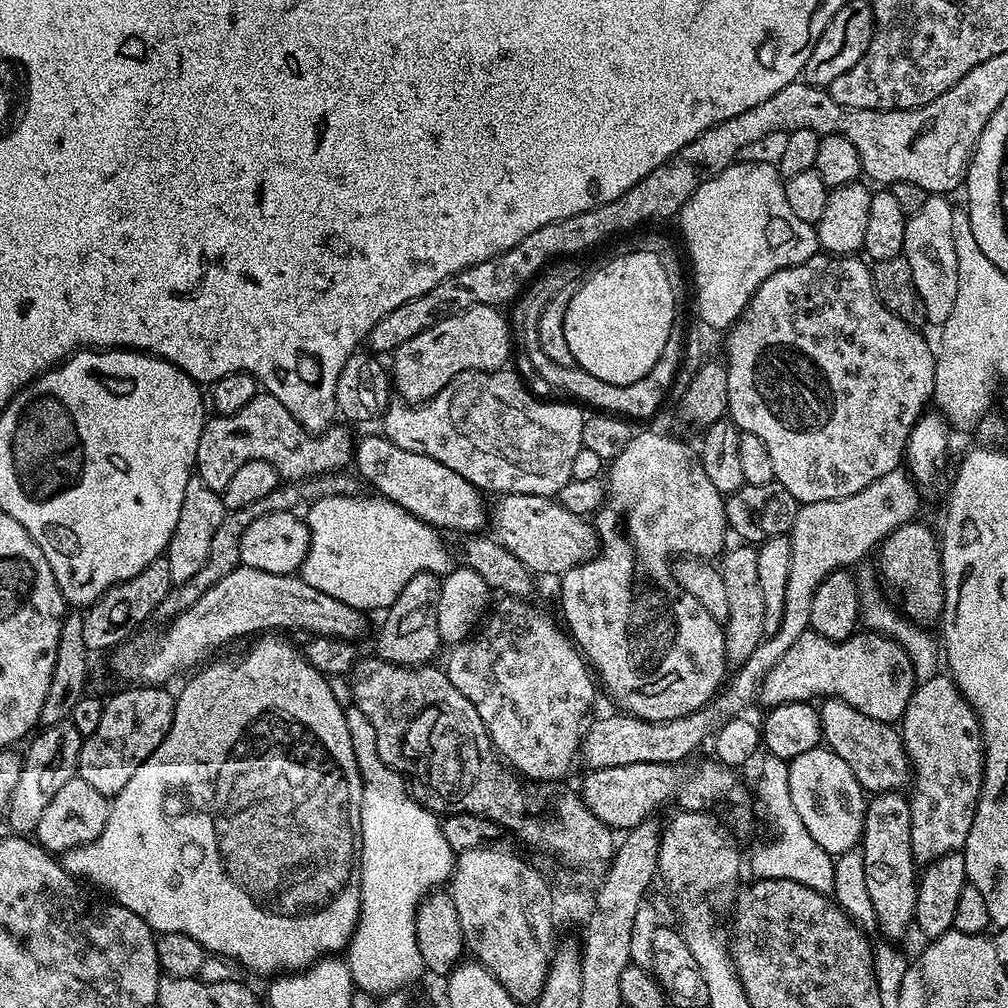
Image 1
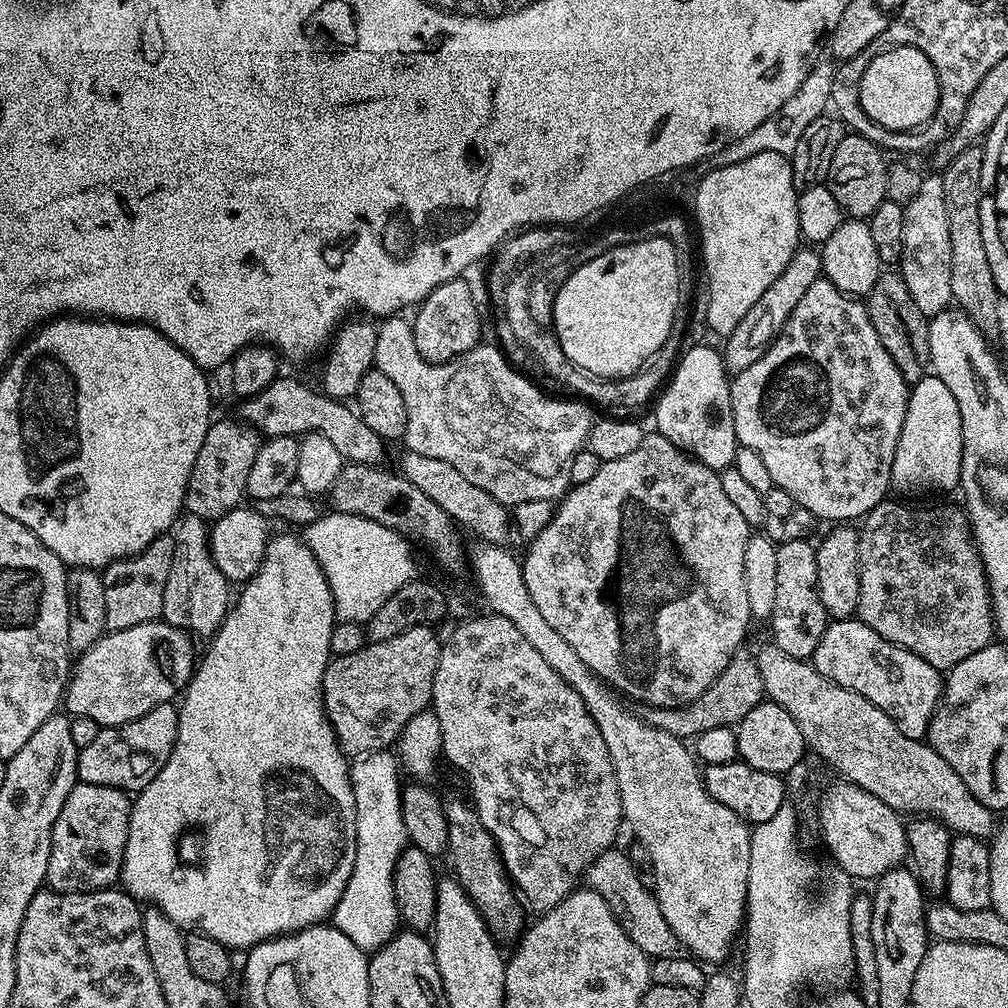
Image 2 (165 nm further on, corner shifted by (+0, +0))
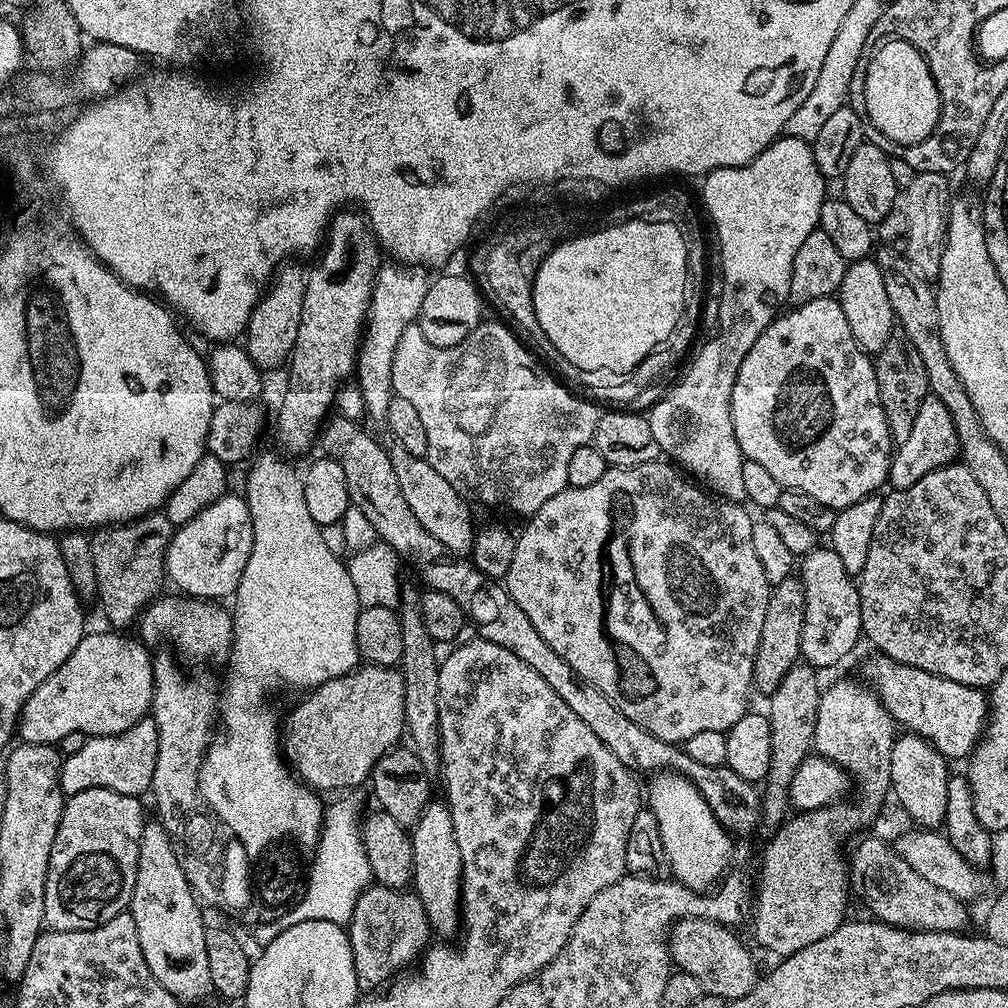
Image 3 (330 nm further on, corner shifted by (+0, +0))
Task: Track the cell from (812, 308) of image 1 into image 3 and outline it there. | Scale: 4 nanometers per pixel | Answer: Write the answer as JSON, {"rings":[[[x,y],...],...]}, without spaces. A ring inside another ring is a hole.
{"rings":[[[830,296],[814,298],[814,302],[795,305],[791,310],[793,312],[785,311],[777,316],[758,338],[758,342],[750,346],[750,354],[742,358],[742,366],[738,370],[738,378],[734,382],[732,391],[734,434],[738,438],[738,446],[745,457],[760,463],[779,482],[781,489],[810,494],[810,498],[818,498],[818,502],[839,510],[862,498],[879,493],[881,491],[879,488],[888,484],[888,466],[894,455],[894,443],[888,435],[886,416],[883,414],[882,403],[879,401],[873,357],[863,352],[854,334],[850,334],[850,322],[846,322],[846,314],[842,314],[839,299]]]}

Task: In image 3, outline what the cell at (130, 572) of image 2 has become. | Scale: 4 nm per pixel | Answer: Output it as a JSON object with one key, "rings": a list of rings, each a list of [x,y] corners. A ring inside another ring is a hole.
{"rings":[[[162,510],[151,512],[149,516],[140,516],[136,520],[130,520],[126,524],[110,524],[103,528],[97,528],[91,533],[90,539],[94,550],[94,574],[98,578],[98,605],[104,611],[104,616],[109,620],[111,627],[116,630],[128,630],[139,621],[143,611],[161,595],[160,587],[166,584],[164,571],[164,559],[166,550],[172,541],[174,526],[170,518]]]}

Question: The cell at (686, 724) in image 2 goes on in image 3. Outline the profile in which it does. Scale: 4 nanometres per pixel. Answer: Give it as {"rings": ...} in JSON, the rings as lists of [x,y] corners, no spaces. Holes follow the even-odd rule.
{"rings":[[[799,579],[783,580],[769,591],[766,618],[762,621],[762,638],[758,642],[752,675],[752,682],[757,693],[771,694],[774,690],[778,690],[782,678],[786,678],[788,671],[801,659],[800,642],[805,607],[804,586]]]}

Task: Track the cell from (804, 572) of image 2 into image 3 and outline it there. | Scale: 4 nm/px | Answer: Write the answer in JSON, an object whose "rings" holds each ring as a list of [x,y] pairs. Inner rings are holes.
{"rings":[[[817,546],[813,552],[799,557],[798,576],[806,597],[800,655],[803,663],[817,670],[832,668],[839,660],[846,659],[862,640],[862,606],[857,581],[842,566],[842,558],[834,554],[831,546]]]}

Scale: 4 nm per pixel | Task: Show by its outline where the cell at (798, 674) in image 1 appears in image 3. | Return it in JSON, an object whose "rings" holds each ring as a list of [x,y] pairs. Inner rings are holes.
{"rings":[[[872,654],[865,662],[864,676],[901,729],[929,740],[949,762],[963,761],[972,755],[990,716],[990,704],[981,689],[962,686],[962,682],[950,682],[950,678],[906,666],[879,654]]]}

